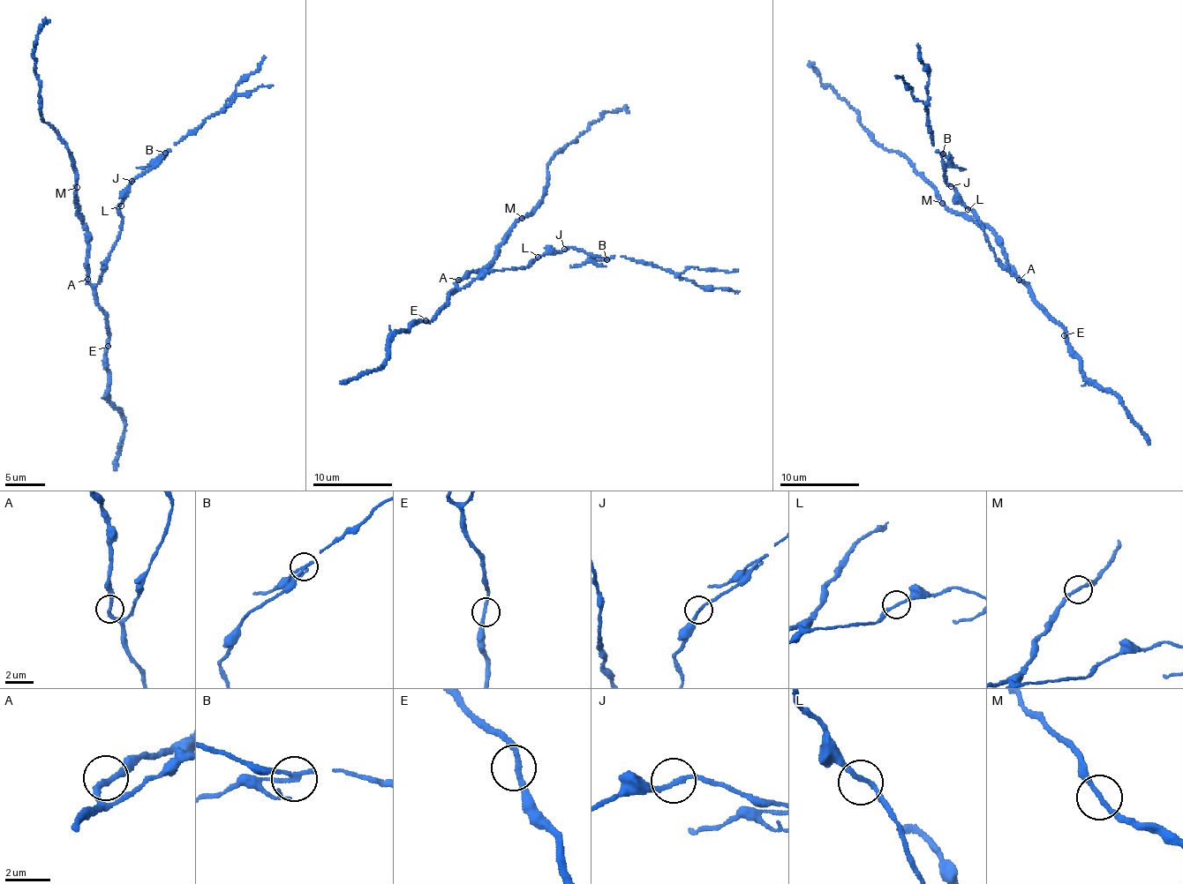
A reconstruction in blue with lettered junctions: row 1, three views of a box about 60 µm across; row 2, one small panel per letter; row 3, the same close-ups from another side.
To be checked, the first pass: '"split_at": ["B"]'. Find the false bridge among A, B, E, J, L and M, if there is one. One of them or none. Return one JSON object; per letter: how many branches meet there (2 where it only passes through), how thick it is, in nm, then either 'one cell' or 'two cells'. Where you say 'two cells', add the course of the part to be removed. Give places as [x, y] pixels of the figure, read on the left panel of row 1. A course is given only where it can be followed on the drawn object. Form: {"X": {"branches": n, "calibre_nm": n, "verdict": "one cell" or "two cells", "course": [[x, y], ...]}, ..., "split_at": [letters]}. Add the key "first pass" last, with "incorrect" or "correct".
{"A": {"branches": 2, "calibre_nm": 240, "verdict": "one cell"}, "B": {"branches": 2, "calibre_nm": 200, "verdict": "two cells", "course": [[166, 152], [152, 160], [148, 167], [137, 168]]}, "E": {"branches": 2, "calibre_nm": 200, "verdict": "one cell"}, "J": {"branches": 2, "calibre_nm": 200, "verdict": "one cell"}, "L": {"branches": 2, "calibre_nm": 200, "verdict": "one cell"}, "M": {"branches": 2, "calibre_nm": 200, "verdict": "one cell"}, "split_at": ["B"], "first pass": "correct"}

